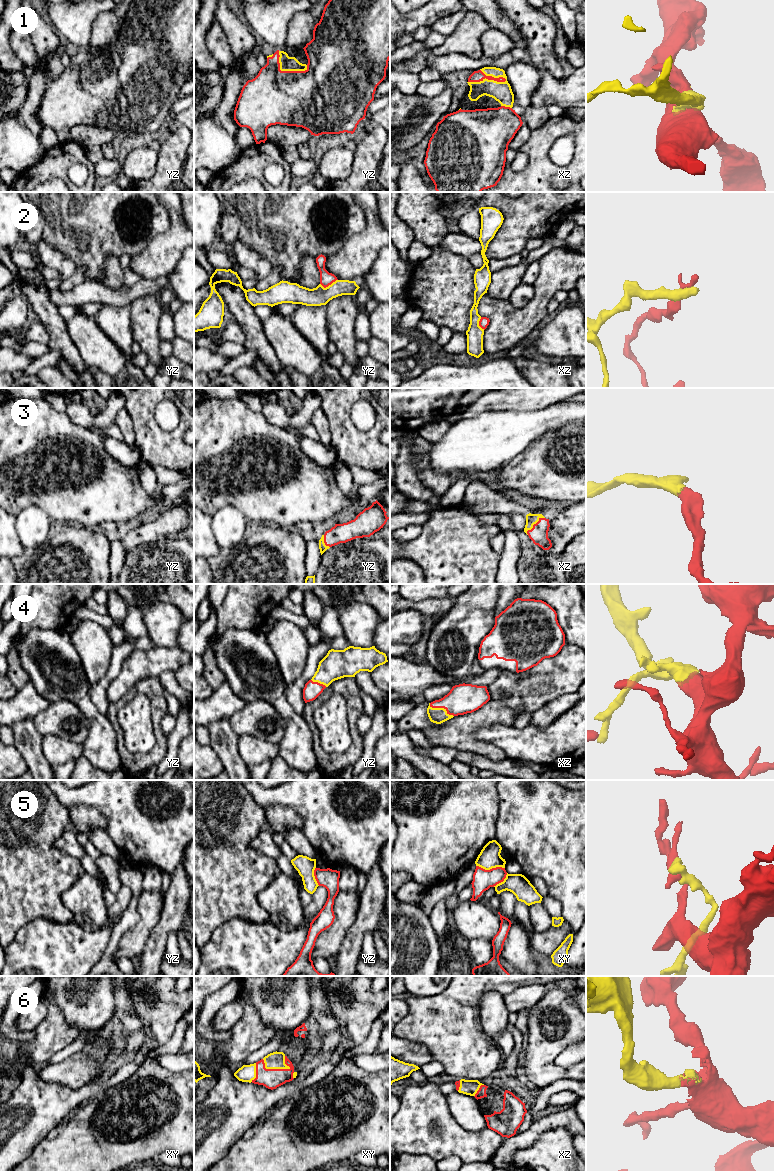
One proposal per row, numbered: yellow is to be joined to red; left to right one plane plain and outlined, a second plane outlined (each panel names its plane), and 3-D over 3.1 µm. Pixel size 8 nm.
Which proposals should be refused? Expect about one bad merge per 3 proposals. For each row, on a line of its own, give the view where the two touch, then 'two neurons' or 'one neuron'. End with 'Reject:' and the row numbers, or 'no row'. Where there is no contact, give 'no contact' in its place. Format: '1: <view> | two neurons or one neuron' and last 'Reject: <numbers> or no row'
1: xz | one neuron
2: yz | two neurons
3: xz | one neuron
4: xz | one neuron
5: xy | two neurons
6: xy | one neuron
Reject: 2, 5

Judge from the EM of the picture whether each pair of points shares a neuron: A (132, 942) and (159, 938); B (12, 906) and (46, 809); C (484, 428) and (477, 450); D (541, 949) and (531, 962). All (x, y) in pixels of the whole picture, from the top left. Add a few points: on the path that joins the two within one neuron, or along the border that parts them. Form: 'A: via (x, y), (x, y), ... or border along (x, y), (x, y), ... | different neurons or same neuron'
A: border along (159, 919), (144, 950), (139, 955) | different neurons
B: via (12, 882), (12, 849), (28, 833) | same neuron
C: via (484, 433), (484, 440), (479, 445) | same neuron
D: border along (529, 937), (529, 945), (539, 958) | different neurons

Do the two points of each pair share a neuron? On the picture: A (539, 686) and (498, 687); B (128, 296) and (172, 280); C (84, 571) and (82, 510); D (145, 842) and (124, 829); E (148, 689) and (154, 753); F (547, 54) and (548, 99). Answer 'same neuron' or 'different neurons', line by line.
A: same neuron
B: same neuron
C: different neurons
D: same neuron
E: same neuron
F: different neurons

